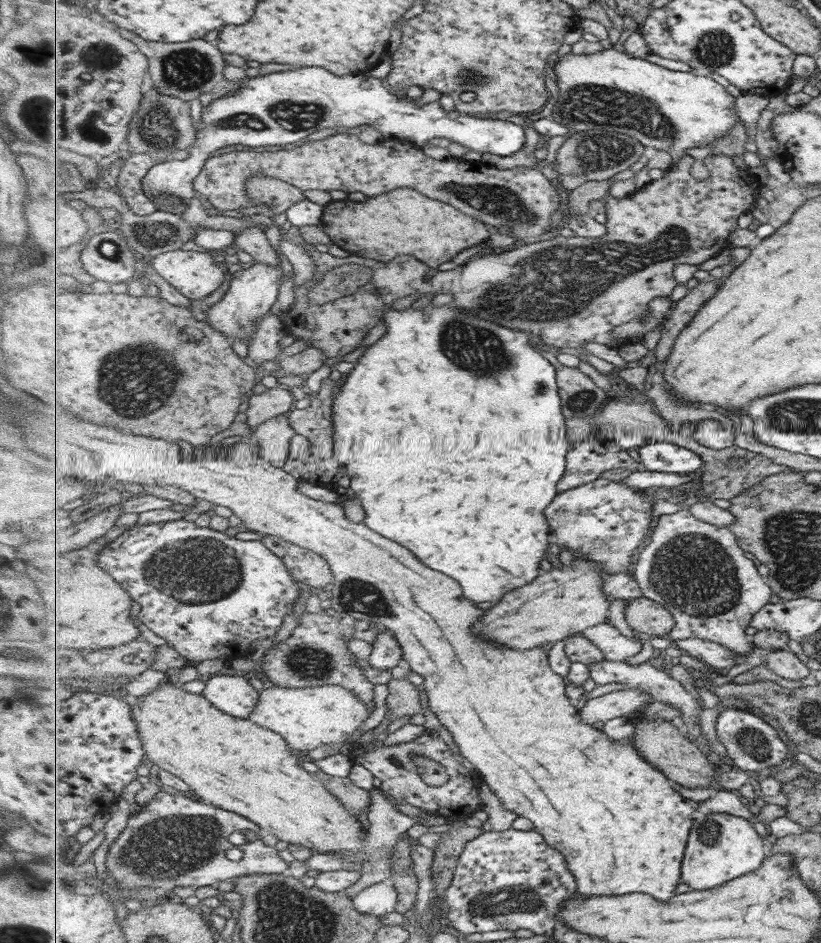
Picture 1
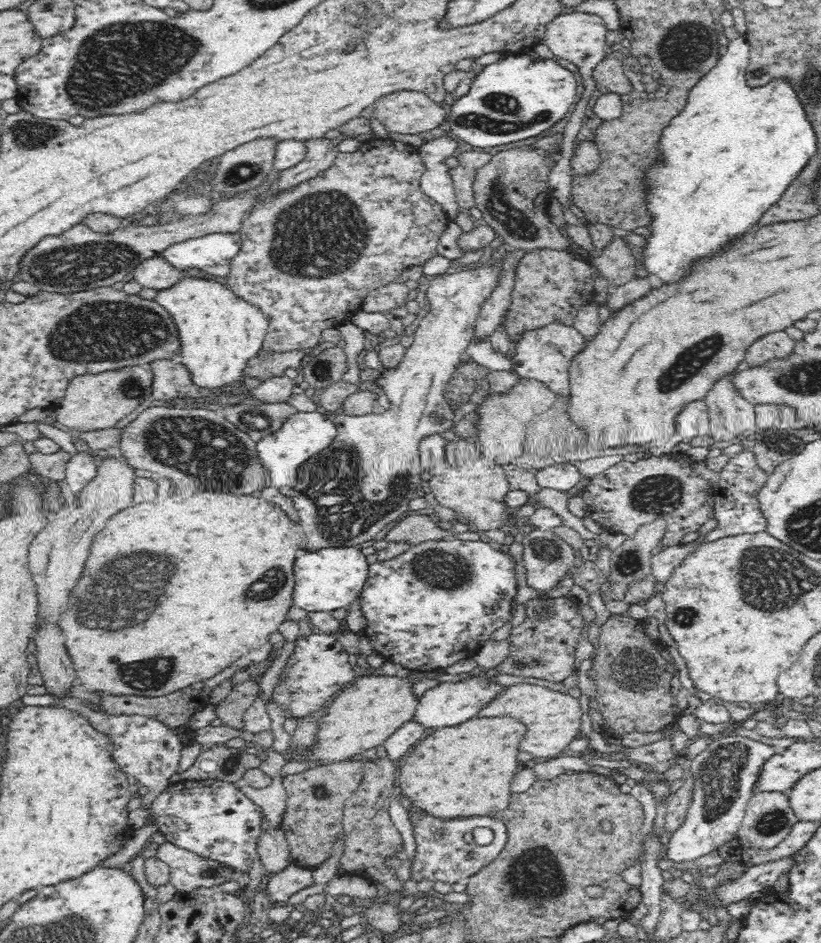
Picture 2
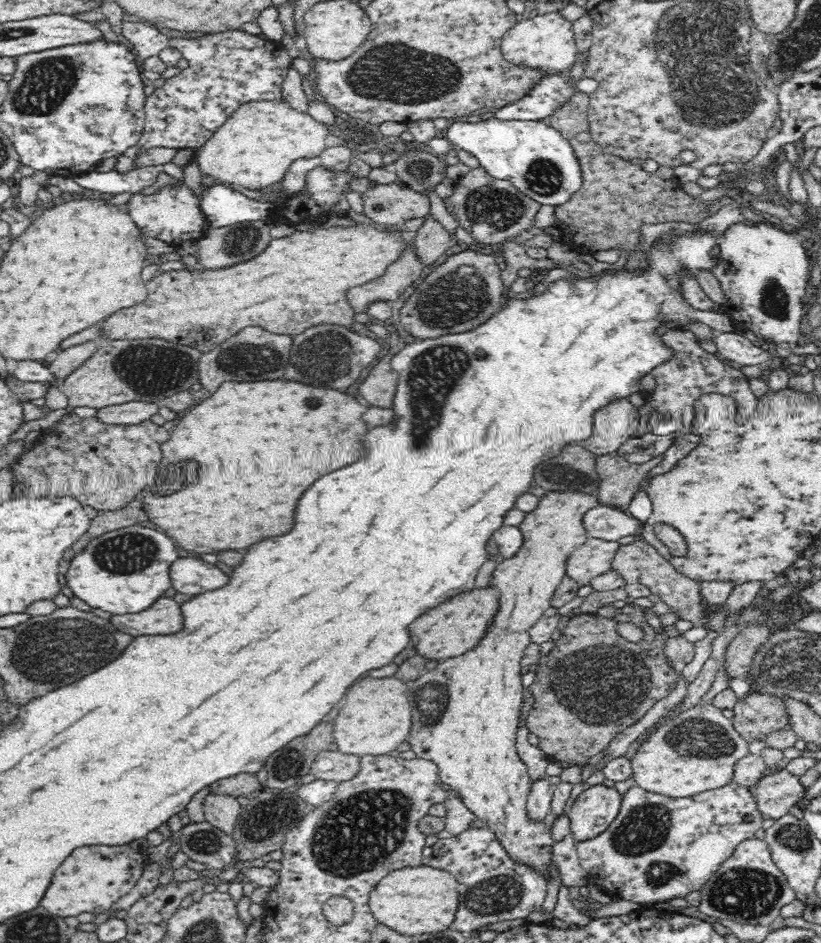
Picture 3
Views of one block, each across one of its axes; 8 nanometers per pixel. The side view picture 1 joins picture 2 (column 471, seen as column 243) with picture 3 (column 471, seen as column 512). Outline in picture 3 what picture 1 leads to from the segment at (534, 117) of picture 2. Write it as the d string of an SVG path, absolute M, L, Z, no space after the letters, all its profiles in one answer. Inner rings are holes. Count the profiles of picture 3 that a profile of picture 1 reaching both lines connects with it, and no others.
M502 117L488 118L481 122L467 122L465 119L454 120L447 128L447 139L456 148L466 150L479 160L482 168L494 178L509 180L514 186L529 196L532 200L550 206L568 201L576 191L581 190L582 177L579 171L579 161L575 158L568 139L557 132L552 125L545 121L512 120Z

